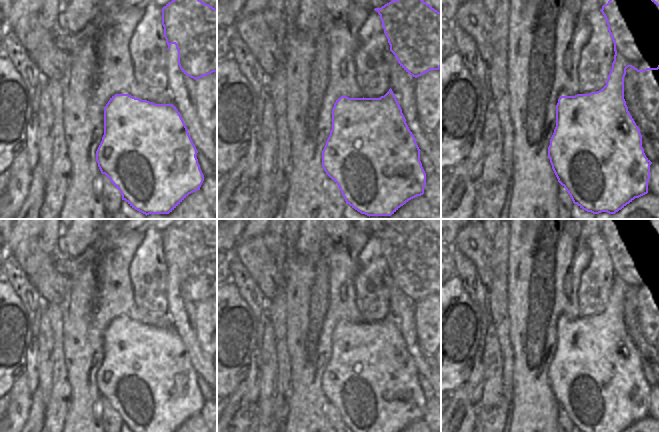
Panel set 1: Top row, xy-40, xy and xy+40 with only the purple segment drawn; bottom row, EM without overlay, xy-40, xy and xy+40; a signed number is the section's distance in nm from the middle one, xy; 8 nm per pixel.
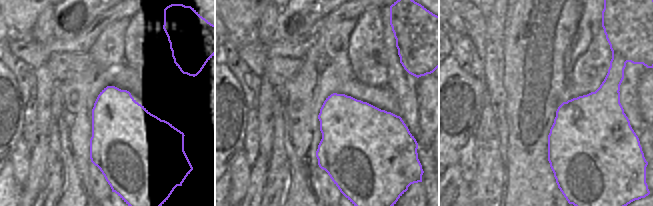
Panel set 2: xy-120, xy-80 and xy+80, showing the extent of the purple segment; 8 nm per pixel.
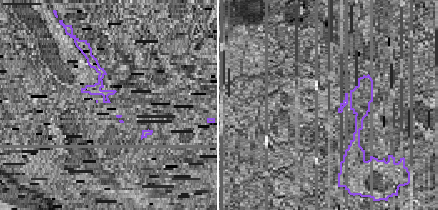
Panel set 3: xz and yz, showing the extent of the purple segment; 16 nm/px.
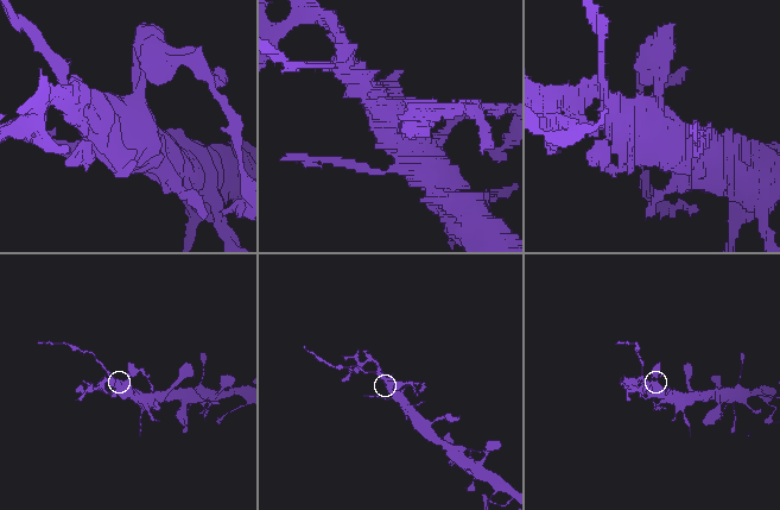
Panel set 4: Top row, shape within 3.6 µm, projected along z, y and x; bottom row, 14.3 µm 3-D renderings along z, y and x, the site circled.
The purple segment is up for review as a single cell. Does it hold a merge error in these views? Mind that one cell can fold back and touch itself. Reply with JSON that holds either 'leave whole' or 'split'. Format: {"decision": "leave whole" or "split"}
{"decision": "split"}

